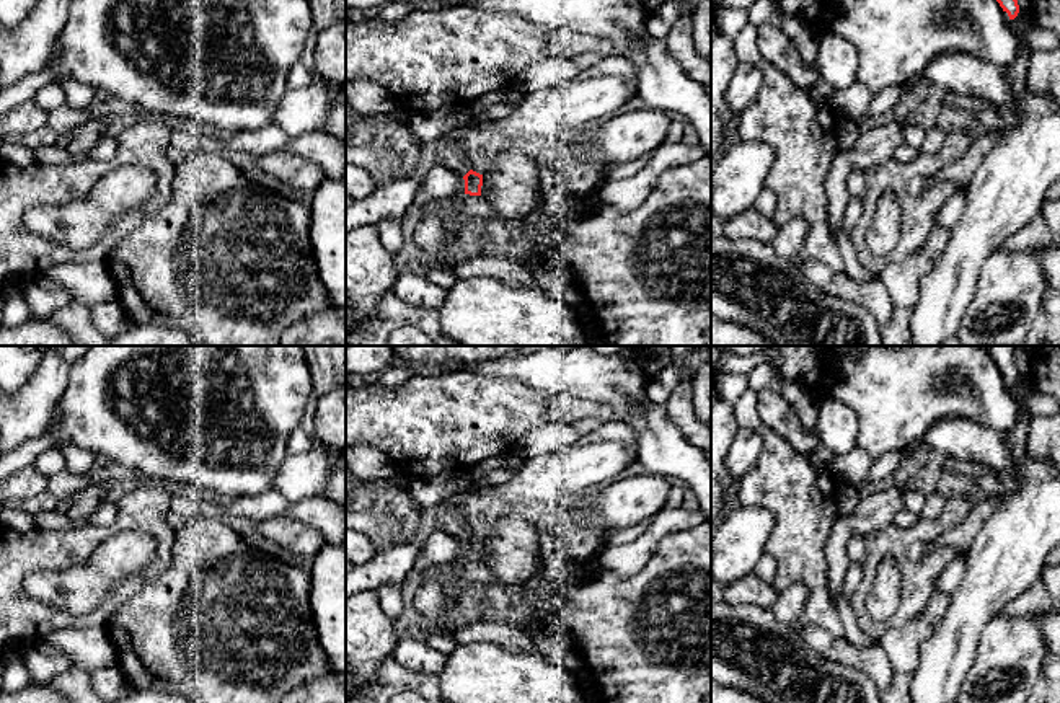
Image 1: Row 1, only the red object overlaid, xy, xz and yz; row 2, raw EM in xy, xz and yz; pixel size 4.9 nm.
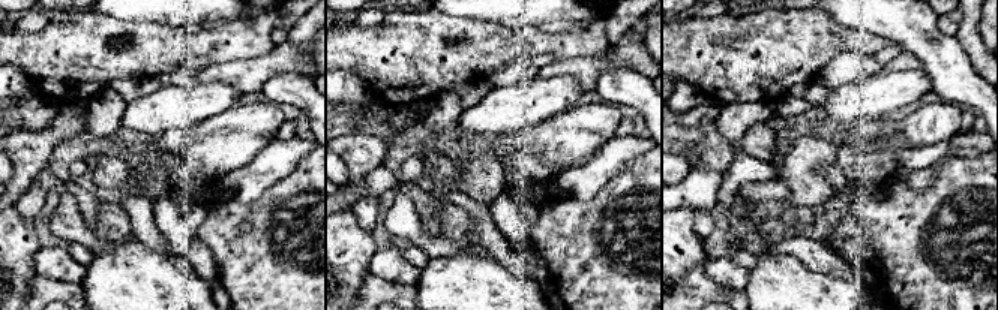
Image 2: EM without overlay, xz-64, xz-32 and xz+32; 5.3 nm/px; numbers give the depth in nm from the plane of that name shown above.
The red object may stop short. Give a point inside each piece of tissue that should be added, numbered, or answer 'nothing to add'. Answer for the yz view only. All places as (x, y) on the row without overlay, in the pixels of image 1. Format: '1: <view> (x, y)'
nothing to add

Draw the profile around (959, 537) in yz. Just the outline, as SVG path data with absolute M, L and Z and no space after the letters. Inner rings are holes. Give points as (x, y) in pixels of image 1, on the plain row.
M975 496L974 504L962 522L944 532L939 543L967 553L983 524L1003 502L1003 497Z

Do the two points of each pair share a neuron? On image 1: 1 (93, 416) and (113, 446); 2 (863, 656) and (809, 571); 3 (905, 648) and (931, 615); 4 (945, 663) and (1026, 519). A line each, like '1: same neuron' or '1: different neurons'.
1: same neuron
2: different neurons
3: same neuron
4: same neuron

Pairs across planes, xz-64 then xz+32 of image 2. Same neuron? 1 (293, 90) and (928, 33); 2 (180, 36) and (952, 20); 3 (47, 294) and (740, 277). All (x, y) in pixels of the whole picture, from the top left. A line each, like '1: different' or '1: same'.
1: same
2: different
3: different

